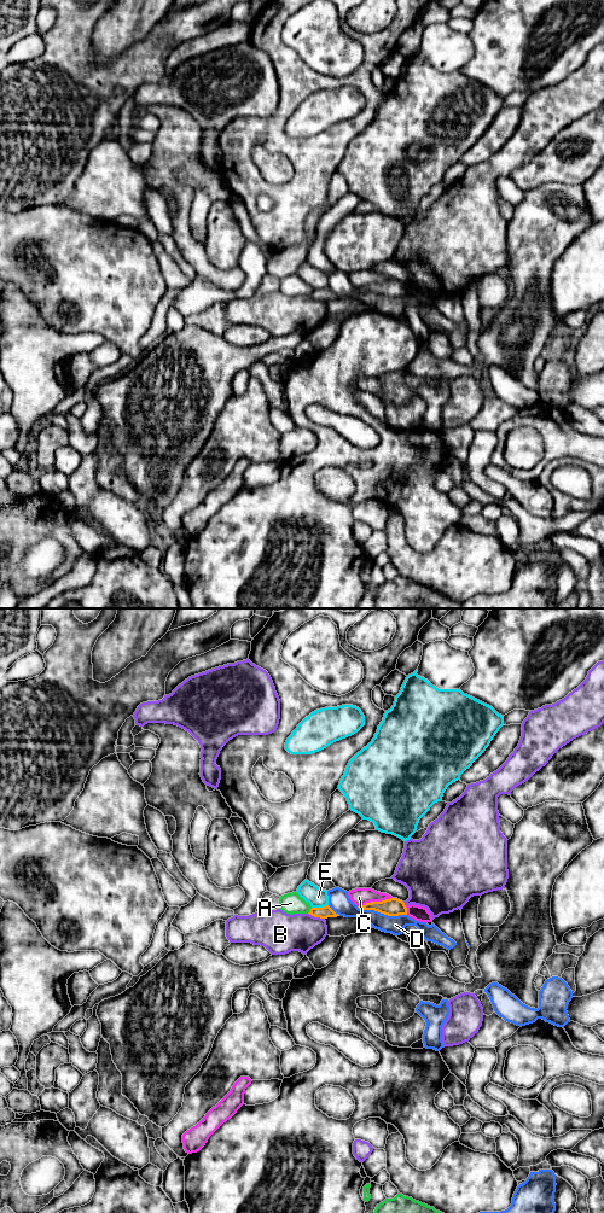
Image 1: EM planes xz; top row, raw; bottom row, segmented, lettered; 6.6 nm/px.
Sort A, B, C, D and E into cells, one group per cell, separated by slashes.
A / B / C / D / E

